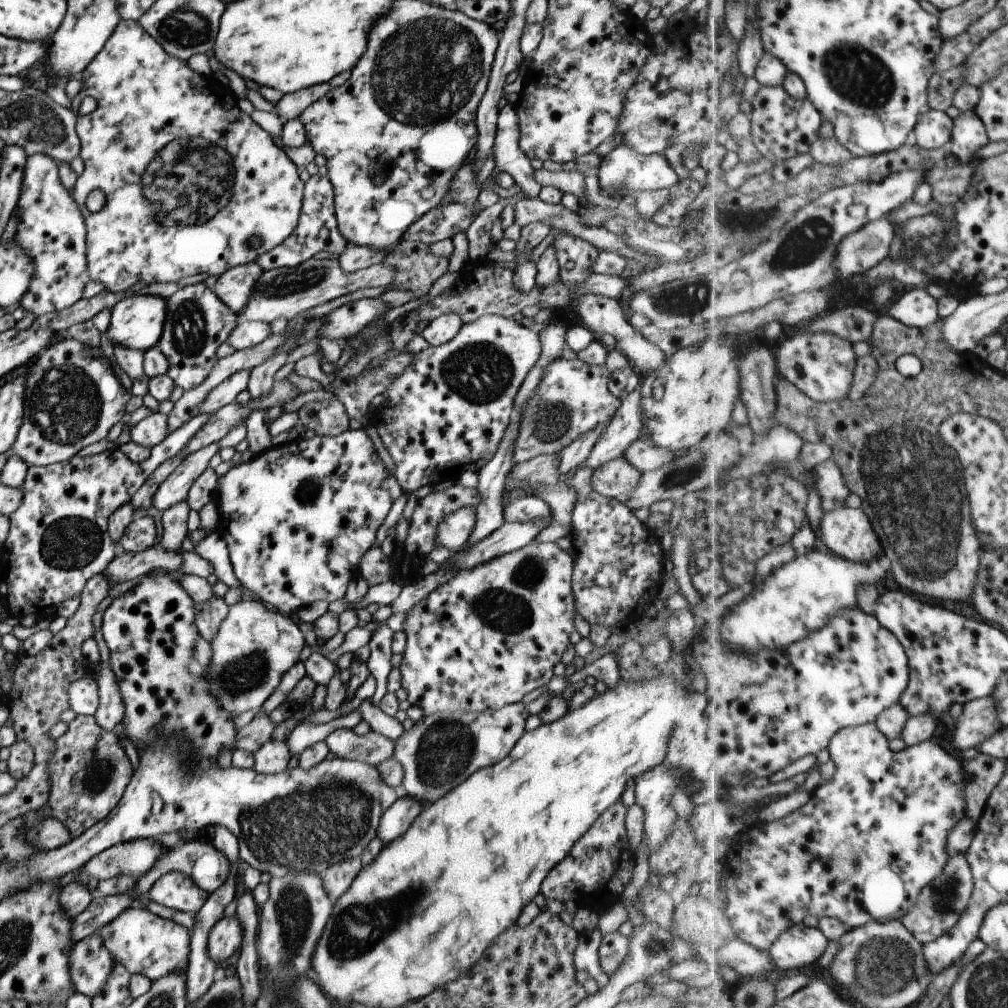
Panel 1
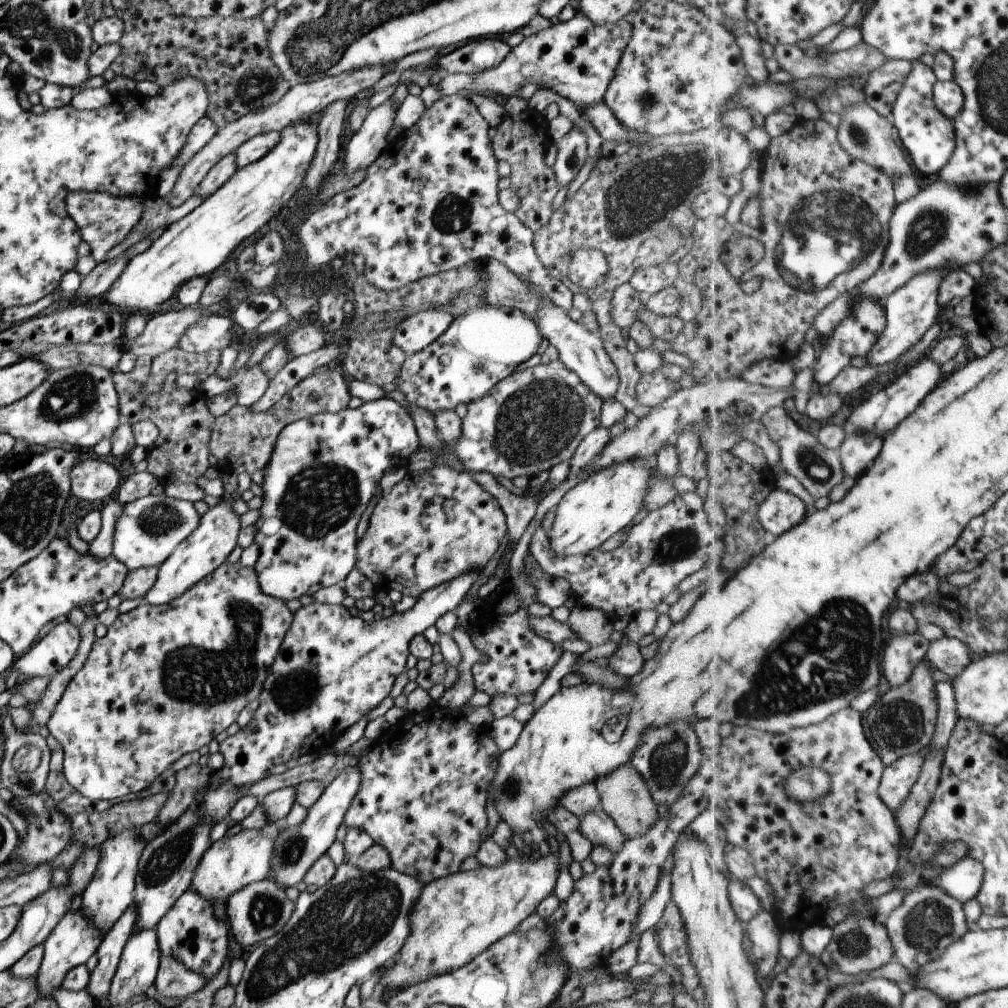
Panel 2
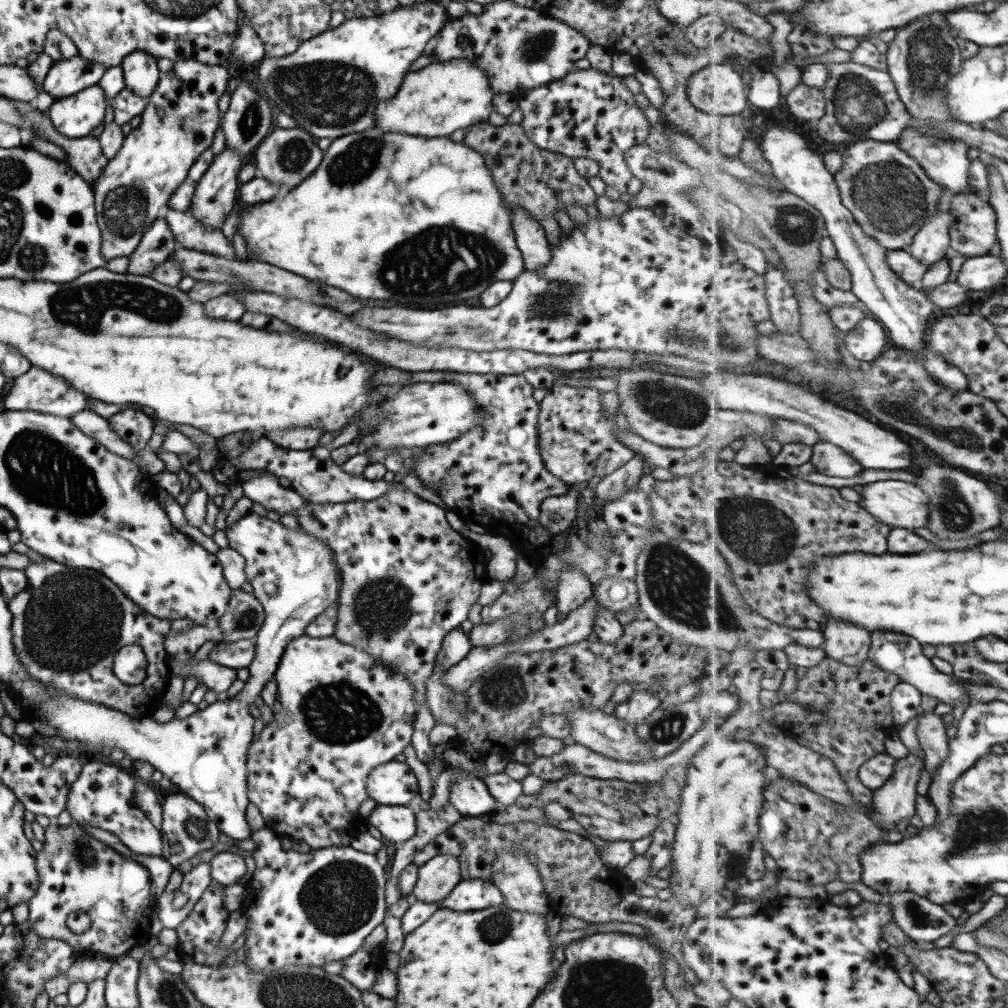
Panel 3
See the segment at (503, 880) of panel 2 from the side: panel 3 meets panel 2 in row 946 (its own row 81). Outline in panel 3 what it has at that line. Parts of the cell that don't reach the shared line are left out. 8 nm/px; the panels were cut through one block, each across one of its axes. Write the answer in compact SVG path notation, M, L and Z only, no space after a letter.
M468 59L433 62L404 75L402 86L392 100L380 100L375 108L376 129L388 133L436 138L449 136L458 129L486 122L494 115L494 100L487 74Z

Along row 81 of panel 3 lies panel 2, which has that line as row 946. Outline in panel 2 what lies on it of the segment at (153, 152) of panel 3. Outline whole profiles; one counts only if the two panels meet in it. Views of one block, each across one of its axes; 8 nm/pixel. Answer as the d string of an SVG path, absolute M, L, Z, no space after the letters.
M188 889L174 906L166 912L155 928L158 948L162 956L172 956L190 972L212 980L224 966L228 956L228 931L227 921L215 915L213 904L202 898L198 892Z

